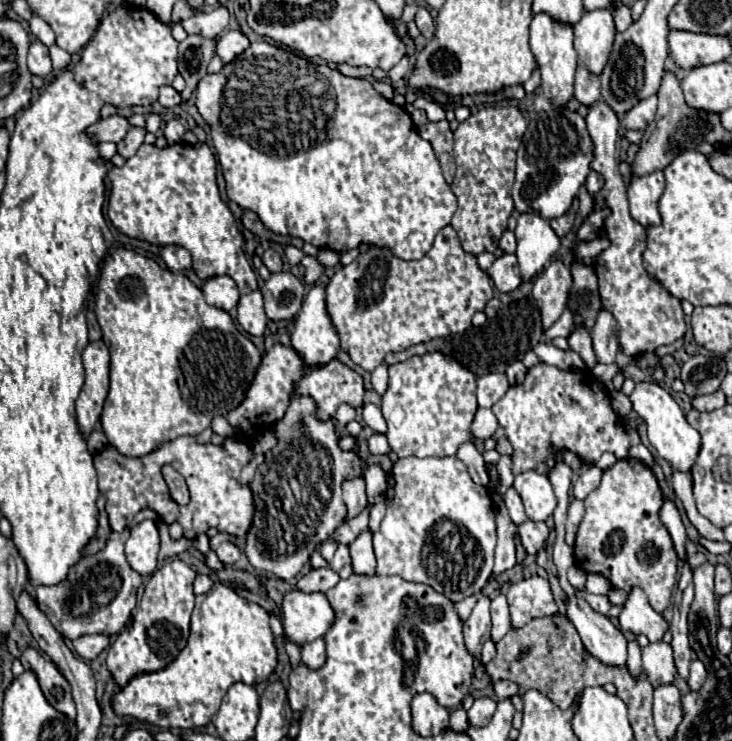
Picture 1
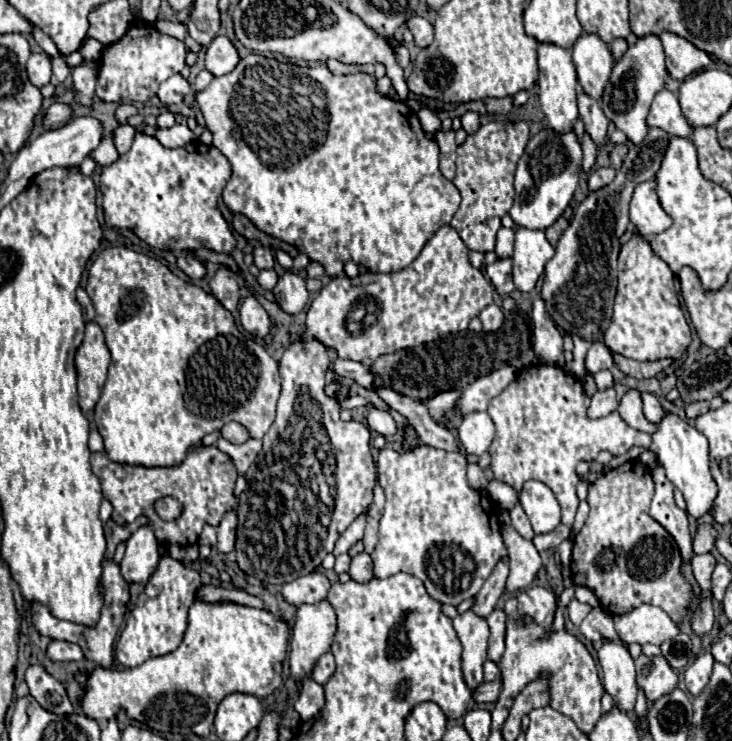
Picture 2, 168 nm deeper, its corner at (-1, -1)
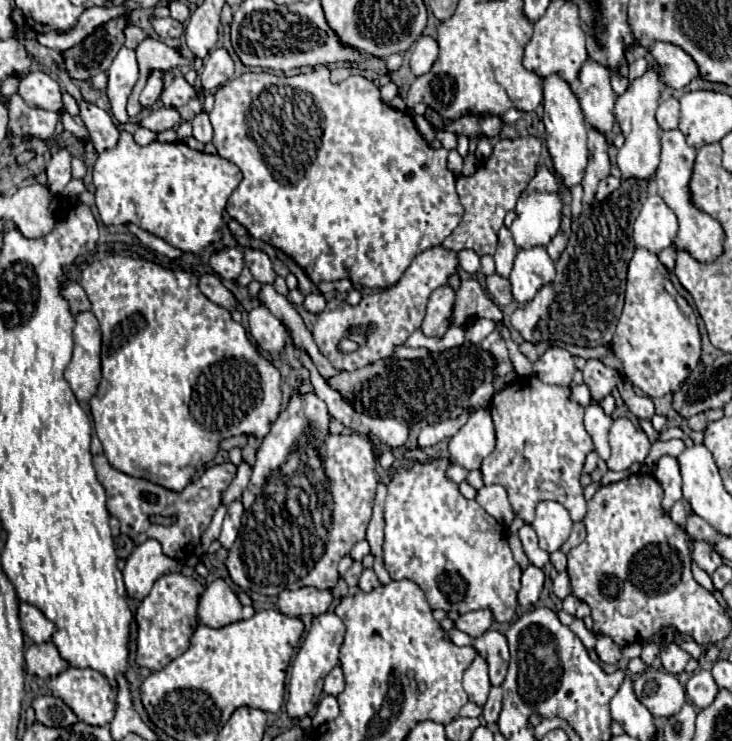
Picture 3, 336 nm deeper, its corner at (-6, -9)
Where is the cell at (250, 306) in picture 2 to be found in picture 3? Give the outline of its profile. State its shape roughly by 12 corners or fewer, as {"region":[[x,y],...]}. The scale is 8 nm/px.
{"region":[[265,306],[249,312],[259,348],[279,354],[289,340],[281,320]]}

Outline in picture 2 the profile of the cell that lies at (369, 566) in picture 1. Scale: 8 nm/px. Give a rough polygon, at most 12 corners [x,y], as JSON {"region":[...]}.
{"region":[[368,552],[352,558],[350,578],[368,582],[372,574],[372,558]]}

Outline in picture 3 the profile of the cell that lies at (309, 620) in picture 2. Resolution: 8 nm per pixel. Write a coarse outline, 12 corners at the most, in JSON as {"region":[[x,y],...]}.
{"region":[[333,612],[313,620],[291,670],[289,718],[321,700],[339,664],[345,626]]}

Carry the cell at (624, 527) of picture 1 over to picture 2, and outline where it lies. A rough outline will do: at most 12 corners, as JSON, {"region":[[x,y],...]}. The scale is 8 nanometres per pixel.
{"region":[[640,460],[588,486],[574,584],[608,614],[688,610],[674,538]]}

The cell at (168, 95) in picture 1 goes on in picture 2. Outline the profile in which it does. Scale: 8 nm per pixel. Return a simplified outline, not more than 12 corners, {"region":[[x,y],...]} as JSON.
{"region":[[180,74],[160,84],[158,98],[166,106],[182,104],[190,92]]}

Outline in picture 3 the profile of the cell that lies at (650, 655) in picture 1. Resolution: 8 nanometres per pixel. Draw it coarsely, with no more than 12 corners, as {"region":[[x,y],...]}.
{"region":[[649,668],[633,690],[653,716],[675,716],[685,690],[669,672]]}

